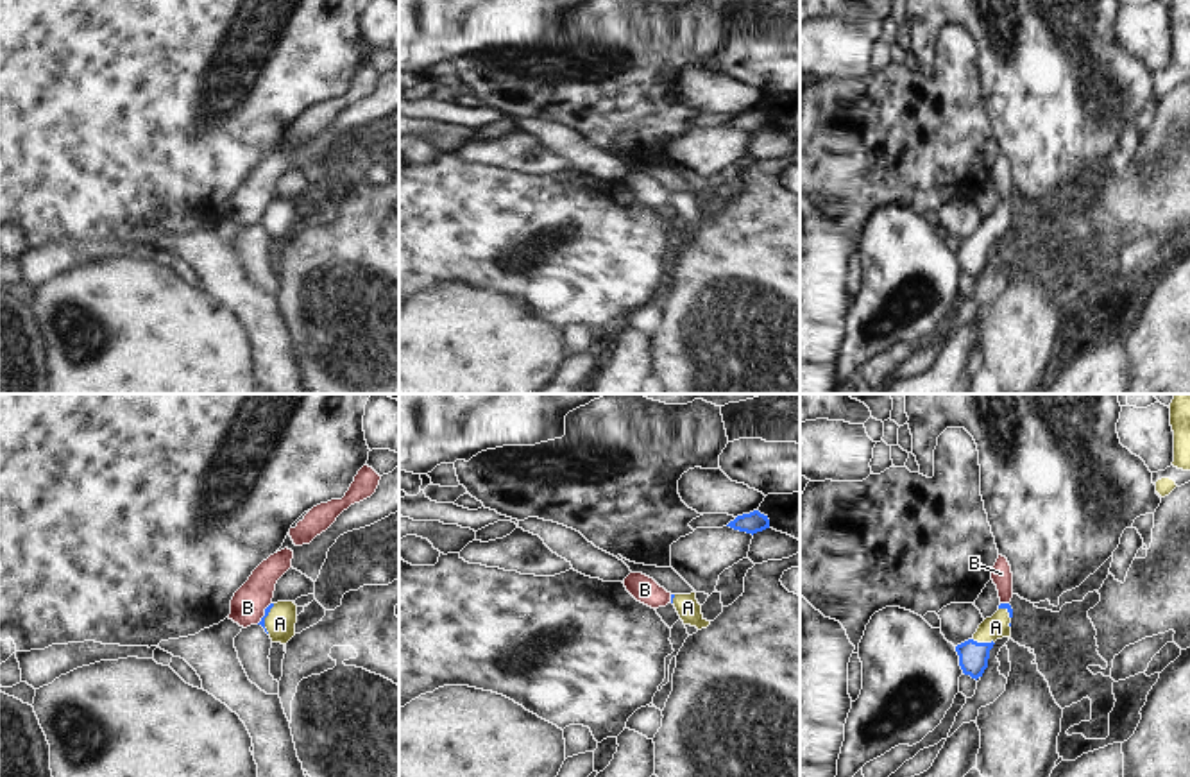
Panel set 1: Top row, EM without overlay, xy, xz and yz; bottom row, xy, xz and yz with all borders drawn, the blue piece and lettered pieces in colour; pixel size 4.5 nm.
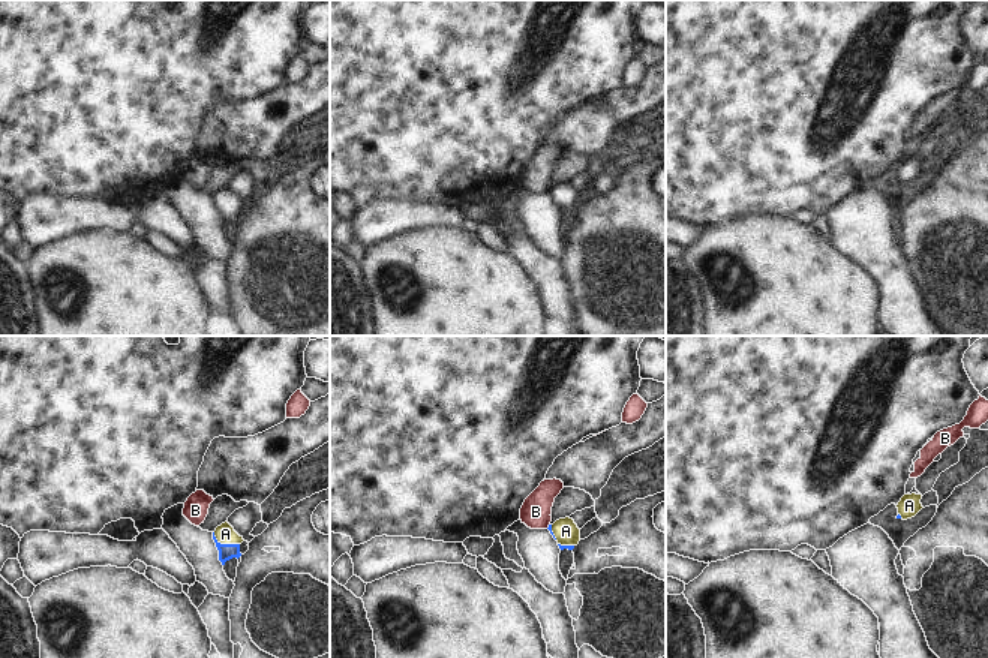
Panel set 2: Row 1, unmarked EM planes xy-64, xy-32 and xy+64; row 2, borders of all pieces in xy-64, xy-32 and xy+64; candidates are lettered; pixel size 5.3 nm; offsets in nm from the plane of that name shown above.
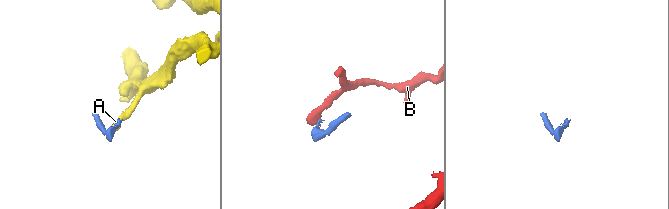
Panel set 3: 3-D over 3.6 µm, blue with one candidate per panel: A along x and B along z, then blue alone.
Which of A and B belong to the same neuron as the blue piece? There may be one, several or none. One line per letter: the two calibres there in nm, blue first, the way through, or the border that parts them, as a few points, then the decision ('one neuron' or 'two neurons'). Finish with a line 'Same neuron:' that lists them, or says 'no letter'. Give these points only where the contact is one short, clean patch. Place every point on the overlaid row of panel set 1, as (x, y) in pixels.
A: 130 nm thick on the blue side, 110 nm on the other; runs through yz (974, 656), (983, 643), (995, 627); one neuron
B: 20 nm thick on the blue side, 160 nm on the other; border along xy (271, 602), (256, 623); two neurons
Same neuron: A

